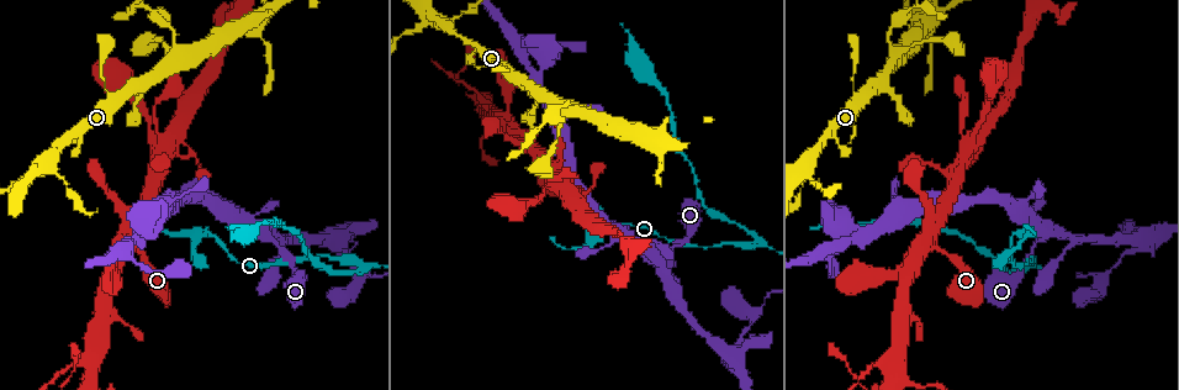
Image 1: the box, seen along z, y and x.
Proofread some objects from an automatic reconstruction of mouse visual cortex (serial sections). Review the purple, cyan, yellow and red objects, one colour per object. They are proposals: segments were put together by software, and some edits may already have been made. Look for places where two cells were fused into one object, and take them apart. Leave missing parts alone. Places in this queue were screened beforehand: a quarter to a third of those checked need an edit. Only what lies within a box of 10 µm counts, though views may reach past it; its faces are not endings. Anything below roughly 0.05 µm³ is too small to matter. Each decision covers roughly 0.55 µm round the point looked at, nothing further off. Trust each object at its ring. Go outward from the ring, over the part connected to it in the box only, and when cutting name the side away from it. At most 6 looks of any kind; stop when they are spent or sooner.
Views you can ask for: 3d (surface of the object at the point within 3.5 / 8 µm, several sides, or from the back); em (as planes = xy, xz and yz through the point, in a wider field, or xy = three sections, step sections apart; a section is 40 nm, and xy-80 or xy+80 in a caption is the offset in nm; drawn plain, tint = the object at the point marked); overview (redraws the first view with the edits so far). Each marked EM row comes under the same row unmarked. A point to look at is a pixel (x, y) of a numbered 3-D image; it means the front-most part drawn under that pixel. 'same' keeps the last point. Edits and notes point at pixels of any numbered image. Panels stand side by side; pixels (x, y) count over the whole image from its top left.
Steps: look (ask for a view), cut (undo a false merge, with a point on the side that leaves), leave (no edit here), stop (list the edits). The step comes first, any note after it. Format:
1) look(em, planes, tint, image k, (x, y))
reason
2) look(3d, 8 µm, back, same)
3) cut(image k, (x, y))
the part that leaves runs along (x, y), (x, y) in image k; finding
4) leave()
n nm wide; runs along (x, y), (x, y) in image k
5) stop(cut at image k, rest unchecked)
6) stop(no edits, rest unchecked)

look(3d, 3.5 µm, image 1, (730, 355))
four-way junction

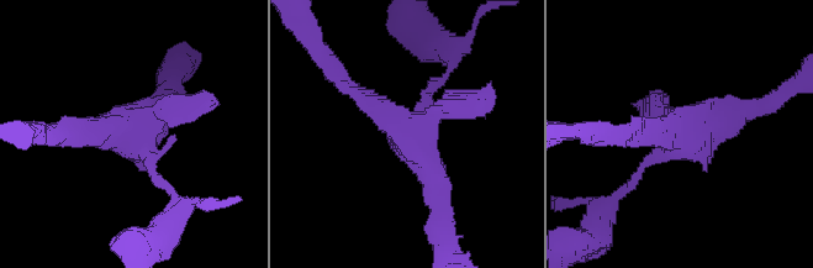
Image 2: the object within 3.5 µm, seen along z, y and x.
look(em, planes, tint, image 2, (126, 130))
4 arms; arms of 150, 200, 300, 350 nm

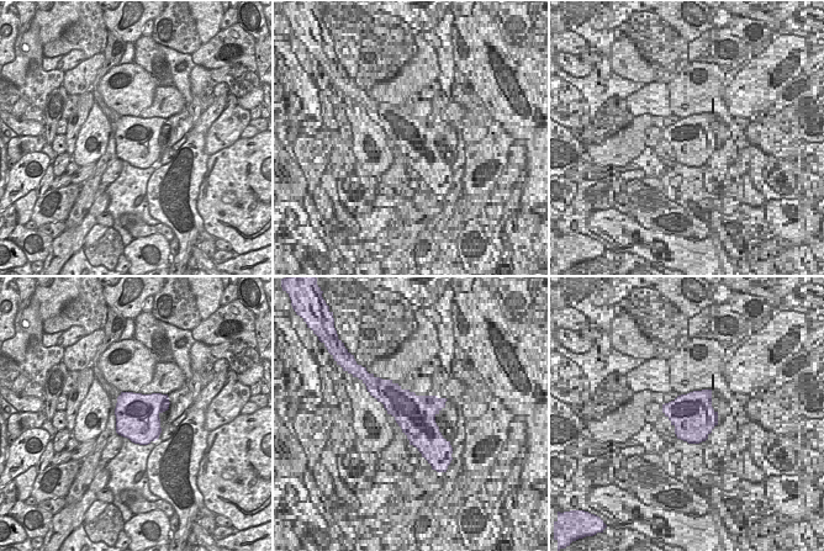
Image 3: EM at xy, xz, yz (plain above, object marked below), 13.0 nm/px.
look(em, xy, step 5, tint, same)

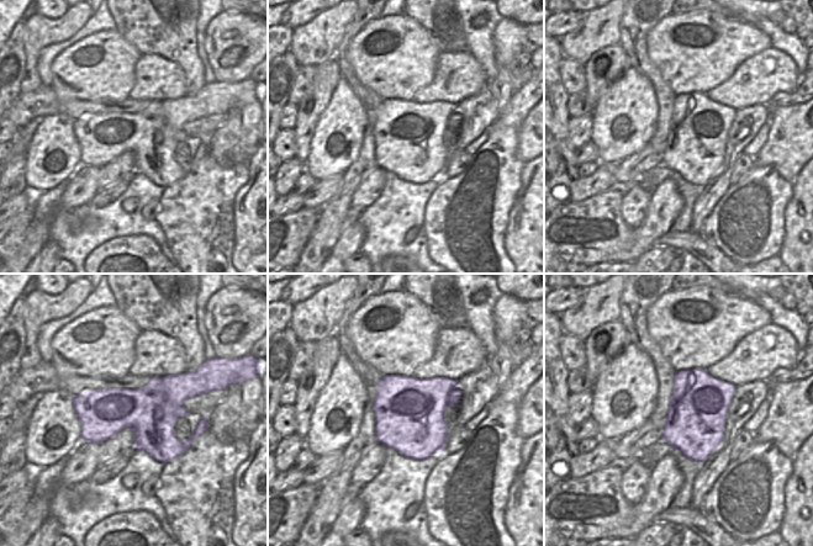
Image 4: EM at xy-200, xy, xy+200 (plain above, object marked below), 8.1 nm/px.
leave()
550 nm wide; runs along (64, 135), (125, 127), (163, 184) in image 2; all the same cell

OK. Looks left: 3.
look(3d, 8 µm, image 1, (1033, 265))
sharp bend

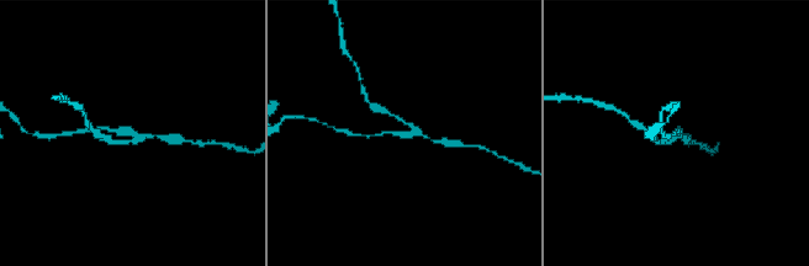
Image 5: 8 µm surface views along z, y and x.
look(3d, 3.5 µm, same)
closer look

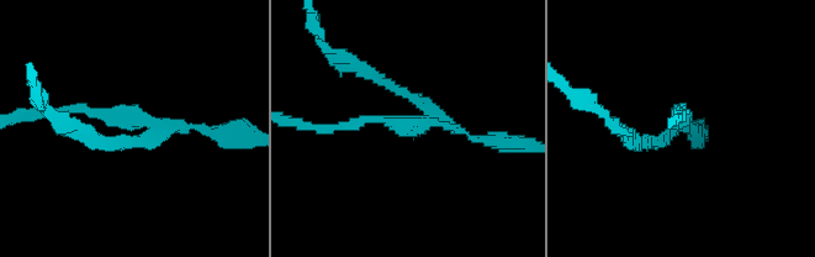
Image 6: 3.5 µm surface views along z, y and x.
look(em, xy, step 1, tint, image 6, (152, 125))
shape alone is not enough

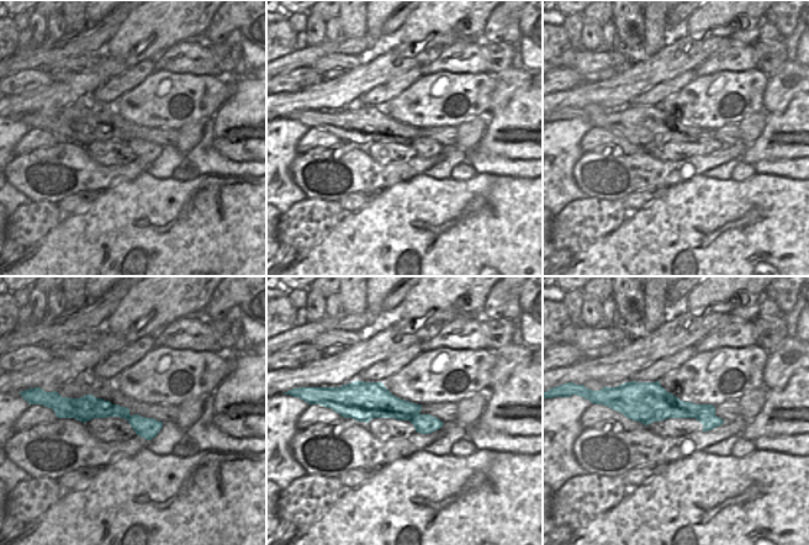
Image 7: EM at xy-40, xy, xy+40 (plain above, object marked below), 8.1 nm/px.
cut(image 6, (644, 143))
border along (714, 414), (699, 414), (696, 418) in image 7; a second cell is stuck on

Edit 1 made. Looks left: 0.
stop(cut at image 6, rest unchecked)

